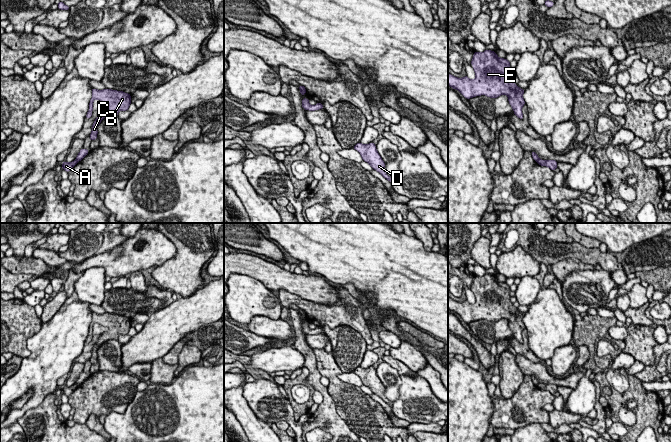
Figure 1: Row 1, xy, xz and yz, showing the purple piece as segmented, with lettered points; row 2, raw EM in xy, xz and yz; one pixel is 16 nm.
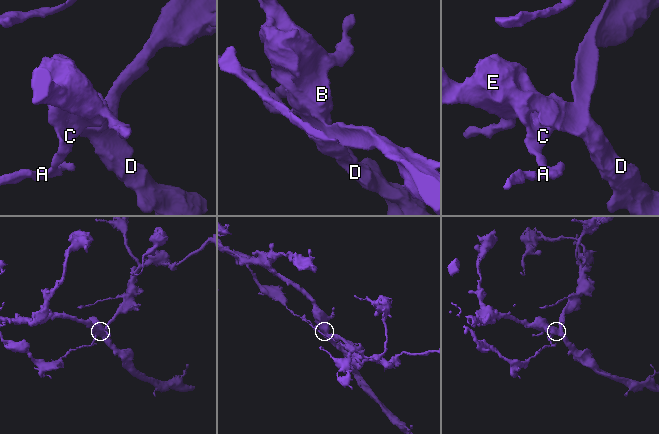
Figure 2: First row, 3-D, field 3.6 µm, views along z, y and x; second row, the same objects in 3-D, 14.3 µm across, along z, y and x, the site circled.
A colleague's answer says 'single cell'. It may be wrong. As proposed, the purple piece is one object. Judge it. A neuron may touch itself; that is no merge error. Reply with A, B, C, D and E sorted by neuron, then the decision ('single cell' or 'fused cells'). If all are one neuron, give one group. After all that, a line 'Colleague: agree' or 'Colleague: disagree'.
groups A / B C D E; fused cells
Colleague: disagree

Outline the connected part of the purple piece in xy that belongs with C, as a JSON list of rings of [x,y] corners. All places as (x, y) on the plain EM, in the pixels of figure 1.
[[[92,312],[92,322],[89,327],[89,334],[87,336],[86,343],[89,343],[92,340],[93,325],[95,323],[107,327],[108,330],[99,336],[98,341],[92,349],[92,356],[89,360],[92,365],[97,363],[97,350],[104,342],[108,340],[118,340],[120,335],[127,335],[131,328],[131,319],[128,317],[107,312],[104,314]]]

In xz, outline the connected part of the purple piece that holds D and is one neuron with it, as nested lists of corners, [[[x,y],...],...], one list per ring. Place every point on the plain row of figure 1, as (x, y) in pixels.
[[[359,366],[353,372],[360,377],[363,385],[367,386],[373,394],[378,395],[384,402],[392,407],[393,402],[388,400],[384,395],[385,387],[377,376],[376,369],[373,366],[366,369]]]

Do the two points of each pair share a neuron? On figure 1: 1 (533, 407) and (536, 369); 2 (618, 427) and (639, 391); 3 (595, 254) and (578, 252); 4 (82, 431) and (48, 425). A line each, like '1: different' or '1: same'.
1: different
2: different
3: same
4: same

